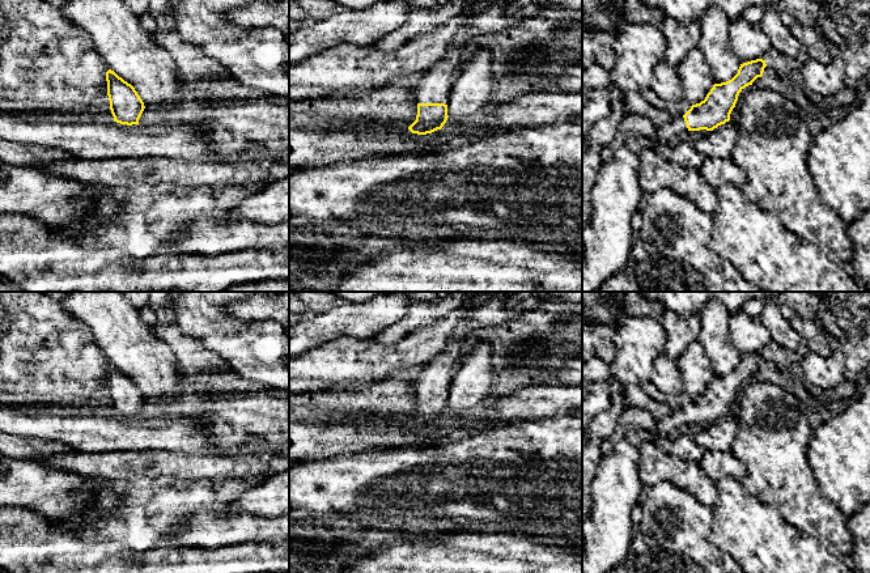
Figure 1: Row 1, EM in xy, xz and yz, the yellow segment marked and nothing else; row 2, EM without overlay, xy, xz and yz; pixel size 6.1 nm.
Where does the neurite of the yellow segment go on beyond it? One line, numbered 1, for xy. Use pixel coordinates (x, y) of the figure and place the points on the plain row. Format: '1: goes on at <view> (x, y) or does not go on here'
1: does not go on here

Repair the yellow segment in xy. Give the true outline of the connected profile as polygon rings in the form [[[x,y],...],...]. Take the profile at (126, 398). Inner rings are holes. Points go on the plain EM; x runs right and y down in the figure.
[[[111,362],[106,365],[106,374],[114,415],[127,419],[139,417],[145,399],[135,381]]]

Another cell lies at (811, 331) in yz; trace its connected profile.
[[[793,315],[789,319],[789,323],[797,330],[807,344],[809,351],[812,351],[823,357],[827,357],[832,353],[827,339],[826,332],[822,324],[815,319],[806,319],[799,315]]]

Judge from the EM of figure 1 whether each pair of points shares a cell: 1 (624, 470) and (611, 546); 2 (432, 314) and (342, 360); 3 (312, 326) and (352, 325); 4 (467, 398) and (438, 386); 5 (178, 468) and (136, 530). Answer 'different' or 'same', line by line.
1: same
2: different
3: same
4: different
5: different

